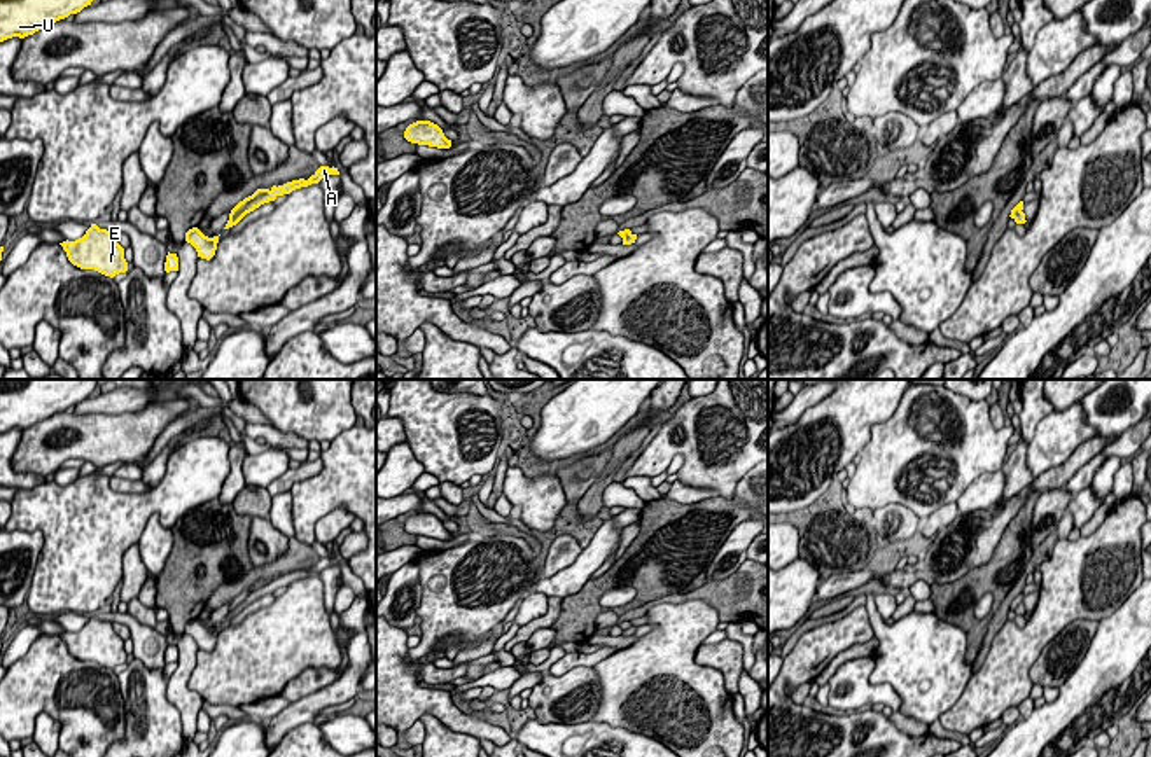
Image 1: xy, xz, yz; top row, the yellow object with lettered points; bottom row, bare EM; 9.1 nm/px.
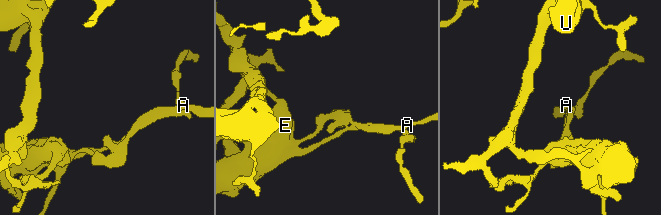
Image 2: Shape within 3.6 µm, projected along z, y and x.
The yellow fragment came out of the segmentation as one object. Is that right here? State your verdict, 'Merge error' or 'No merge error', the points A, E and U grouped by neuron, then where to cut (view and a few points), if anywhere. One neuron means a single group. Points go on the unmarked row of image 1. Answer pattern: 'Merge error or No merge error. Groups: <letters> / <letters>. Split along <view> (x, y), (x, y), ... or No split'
Merge error. Groups: A U / E. Split along xy (268, 581), (230, 612)

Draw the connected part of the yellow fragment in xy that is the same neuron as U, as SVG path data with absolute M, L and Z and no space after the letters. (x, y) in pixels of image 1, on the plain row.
M0 379L0 434L80 404L96 385L98 379Z

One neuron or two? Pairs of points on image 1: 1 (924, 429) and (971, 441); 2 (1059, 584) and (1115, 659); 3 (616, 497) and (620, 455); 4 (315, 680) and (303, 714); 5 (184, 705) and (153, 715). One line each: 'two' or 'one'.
1: one
2: two
3: two
4: two
5: two

